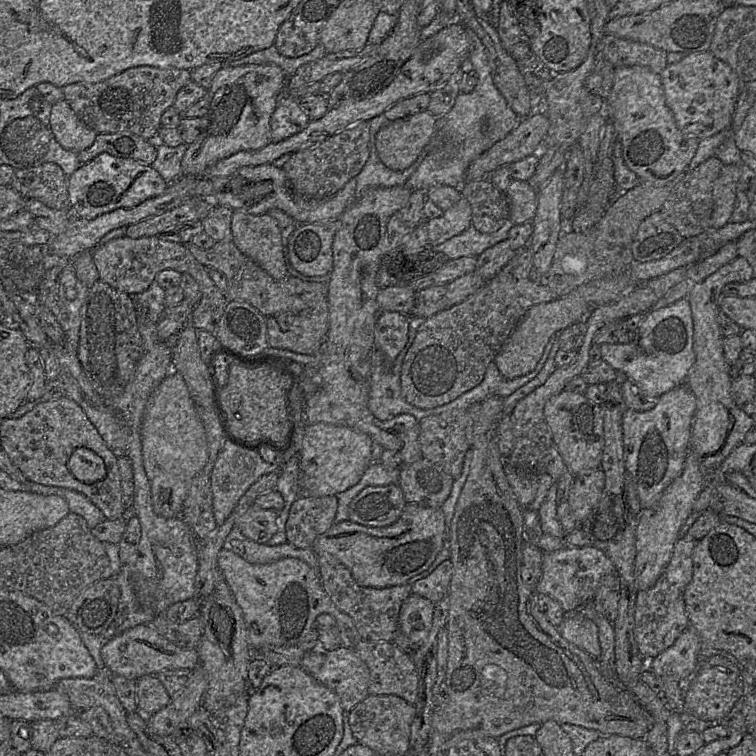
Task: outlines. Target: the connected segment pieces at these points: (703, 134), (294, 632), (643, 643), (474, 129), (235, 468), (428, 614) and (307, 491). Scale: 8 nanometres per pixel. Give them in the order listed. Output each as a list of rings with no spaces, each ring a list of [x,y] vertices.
[[[709,50],[687,54],[680,61],[668,64],[660,76],[665,103],[671,110],[676,125],[682,133],[703,140],[731,127],[741,83],[734,70],[728,64],[716,58]]]
[[[222,549],[217,556],[217,566],[242,609],[252,649],[296,646],[314,629],[318,615],[328,614],[332,617],[332,611],[336,611],[322,587],[318,572],[299,559],[287,557],[268,564],[252,564],[232,551]]]
[[[687,536],[678,538],[670,561],[656,583],[651,588],[636,593],[633,634],[639,652],[646,660],[651,660],[670,647],[689,627],[683,595],[692,579],[692,552],[697,541]]]
[[[467,30],[471,51],[466,67],[477,74],[477,84],[470,93],[459,93],[447,114],[437,119],[434,145],[418,169],[403,184],[408,190],[426,190],[432,186],[460,188],[472,160],[511,133],[521,120],[496,87],[488,61],[487,50],[477,34]]]
[[[228,439],[224,442],[211,472],[213,516],[217,526],[224,523],[236,507],[241,496],[261,476],[280,470],[282,465],[264,461],[258,451],[241,447]]]
[[[410,593],[401,605],[398,631],[412,642],[424,645],[429,636],[435,604],[417,594]]]
[[[324,422],[307,424],[298,453],[299,497],[323,497],[344,492],[359,482],[371,463],[372,438],[347,426]]]

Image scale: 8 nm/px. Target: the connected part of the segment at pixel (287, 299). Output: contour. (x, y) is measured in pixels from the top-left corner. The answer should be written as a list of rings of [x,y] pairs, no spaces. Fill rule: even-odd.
[[[217,241],[211,248],[200,248],[193,243],[184,244],[192,255],[205,267],[215,268],[225,274],[227,280],[226,296],[229,300],[245,301],[251,304],[262,315],[268,317],[281,312],[299,311],[315,306],[327,299],[328,285],[320,282],[307,282],[288,276],[275,280],[257,263],[243,254],[232,241]]]

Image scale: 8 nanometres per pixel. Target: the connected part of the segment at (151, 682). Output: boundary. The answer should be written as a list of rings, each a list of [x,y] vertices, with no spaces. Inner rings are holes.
[[[143,675],[136,680],[137,710],[150,716],[165,707],[171,700],[156,675]]]

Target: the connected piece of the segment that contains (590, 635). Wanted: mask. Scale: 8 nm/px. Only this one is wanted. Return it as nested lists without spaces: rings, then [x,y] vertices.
[[[567,613],[558,631],[564,639],[597,659],[601,653],[598,627],[582,613]]]

